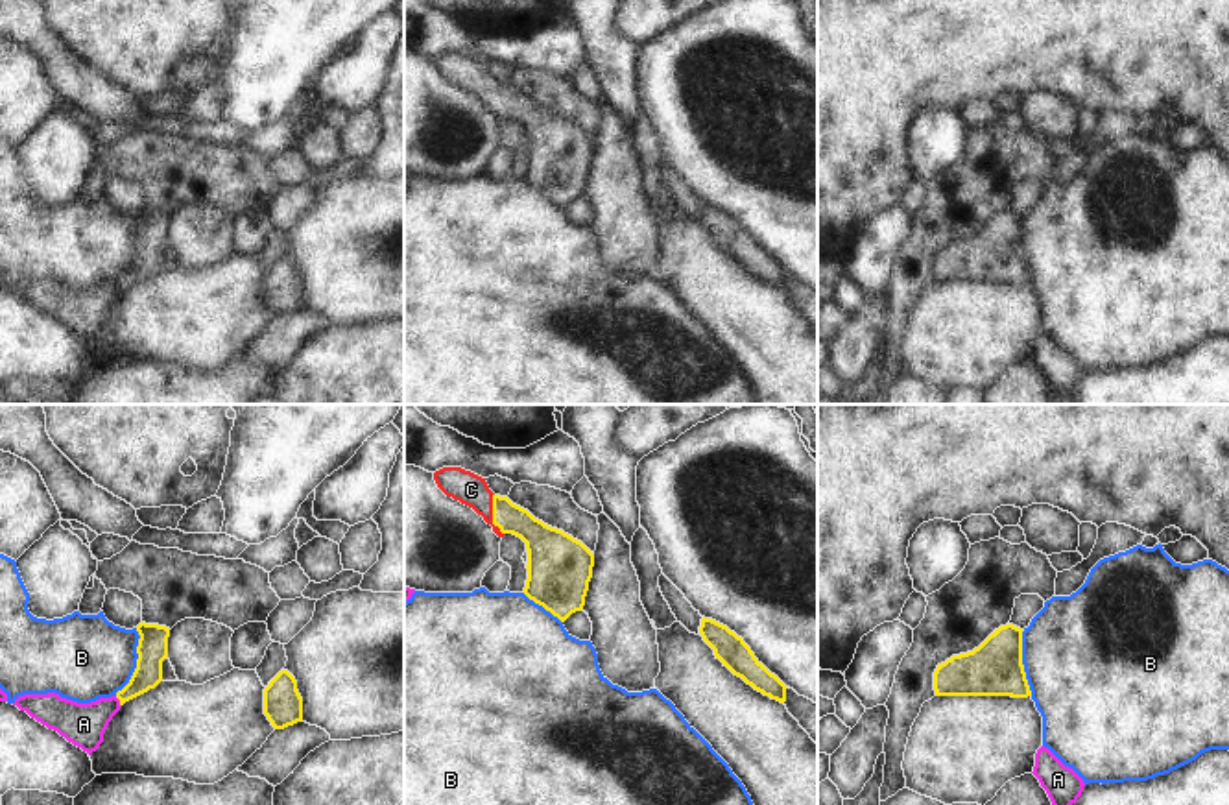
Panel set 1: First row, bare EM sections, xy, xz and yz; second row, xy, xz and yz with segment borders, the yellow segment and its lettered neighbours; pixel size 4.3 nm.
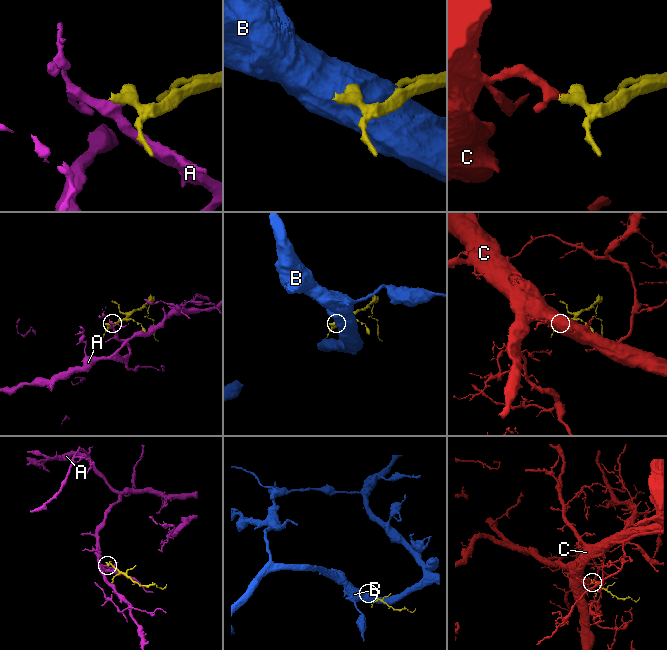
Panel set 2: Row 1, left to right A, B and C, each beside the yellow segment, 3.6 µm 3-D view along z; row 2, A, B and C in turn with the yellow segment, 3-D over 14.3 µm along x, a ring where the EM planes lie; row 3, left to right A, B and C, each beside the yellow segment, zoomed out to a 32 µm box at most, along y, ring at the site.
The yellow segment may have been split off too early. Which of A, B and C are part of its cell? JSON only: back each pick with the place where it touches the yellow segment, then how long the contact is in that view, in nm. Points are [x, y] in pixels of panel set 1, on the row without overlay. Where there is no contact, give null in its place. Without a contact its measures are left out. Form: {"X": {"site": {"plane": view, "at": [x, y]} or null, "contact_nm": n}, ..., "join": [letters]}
{"C": {"site": {"plane": "xz", "at": [493, 100]}, "contact_nm": 190}, "join": ["C"]}

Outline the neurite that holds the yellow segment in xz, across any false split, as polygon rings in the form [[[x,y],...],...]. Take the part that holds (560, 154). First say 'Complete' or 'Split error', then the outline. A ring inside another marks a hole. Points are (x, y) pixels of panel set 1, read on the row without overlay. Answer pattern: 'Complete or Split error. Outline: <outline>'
Split error. Outline: [[[461,54],[434,59],[437,74],[483,103],[498,124],[513,120],[526,129],[524,181],[561,209],[581,198],[592,164],[594,140],[563,116],[535,105],[507,83],[495,81],[485,65]]]

